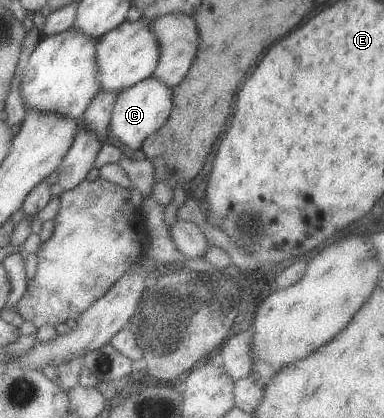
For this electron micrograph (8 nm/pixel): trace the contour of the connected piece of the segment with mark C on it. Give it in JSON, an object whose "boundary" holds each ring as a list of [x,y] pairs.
{"boundary":[[[153,76],[146,77],[118,93],[110,115],[108,133],[127,147],[139,149],[147,136],[166,123],[169,111],[171,111],[171,89]]]}

